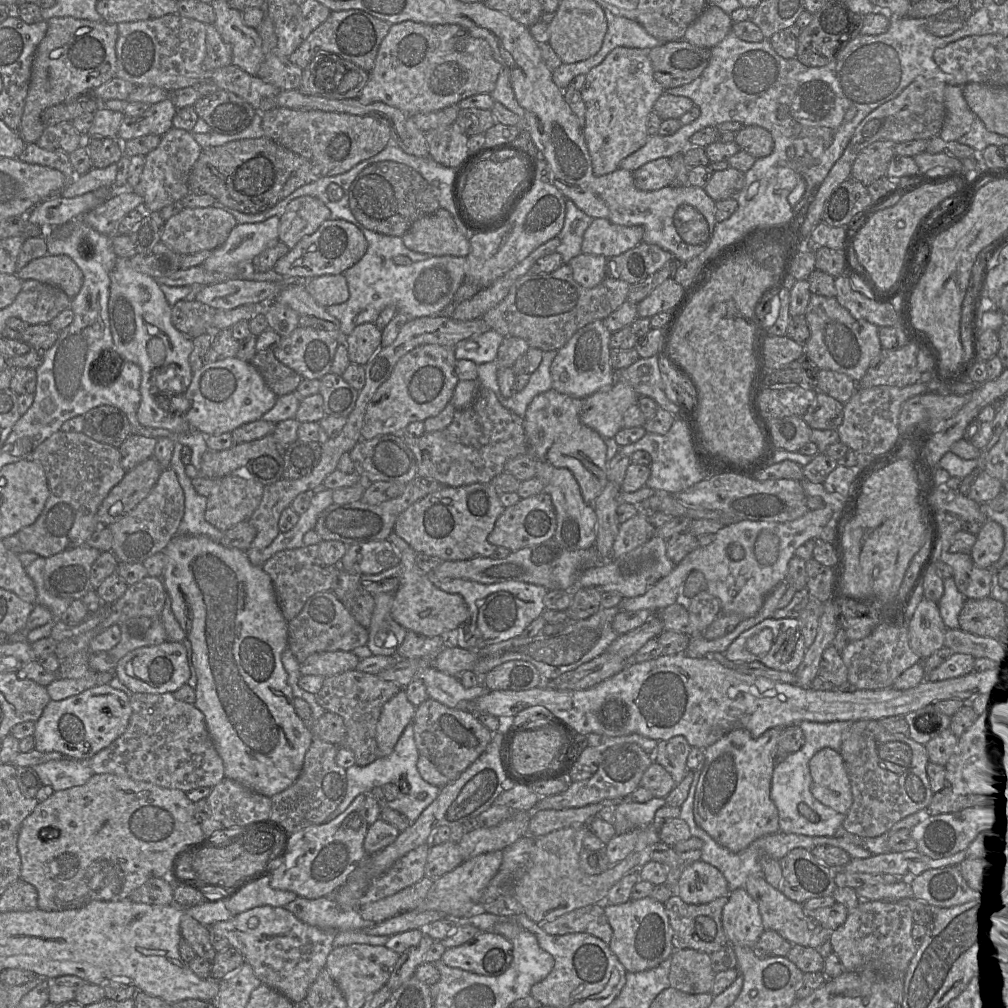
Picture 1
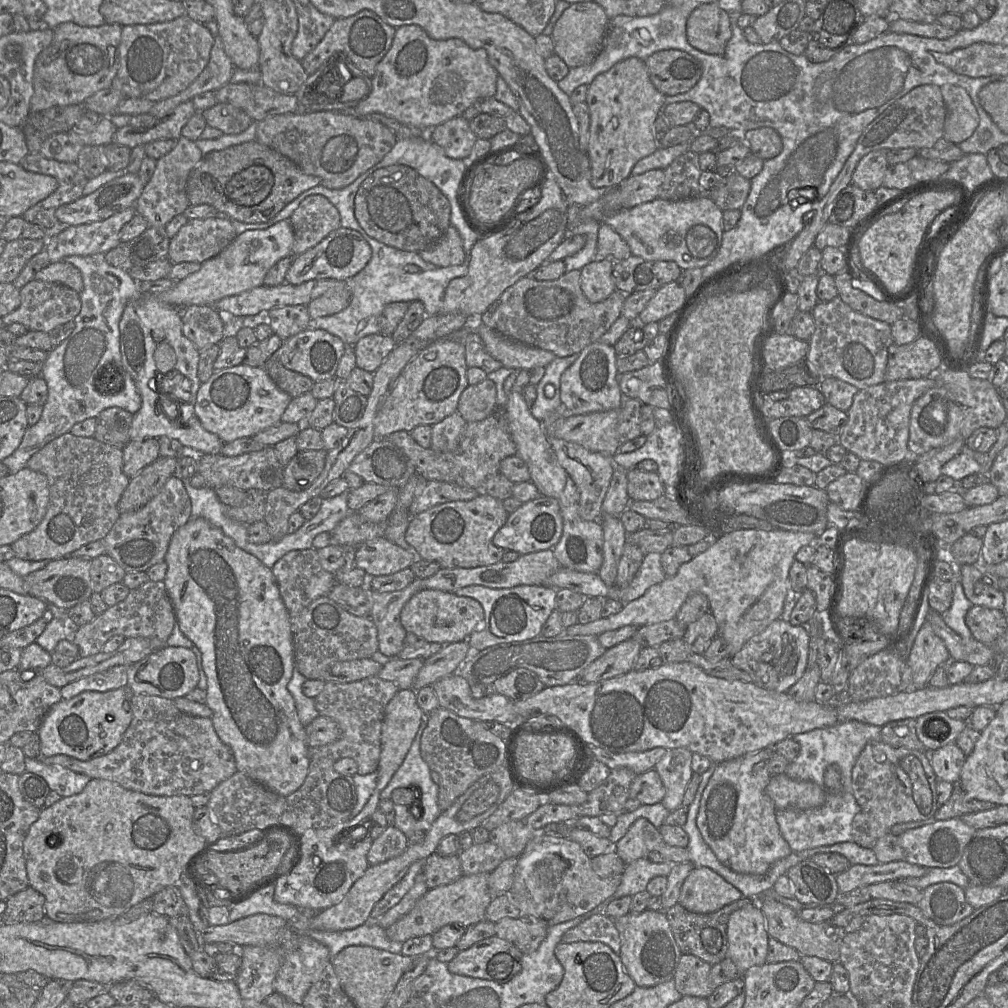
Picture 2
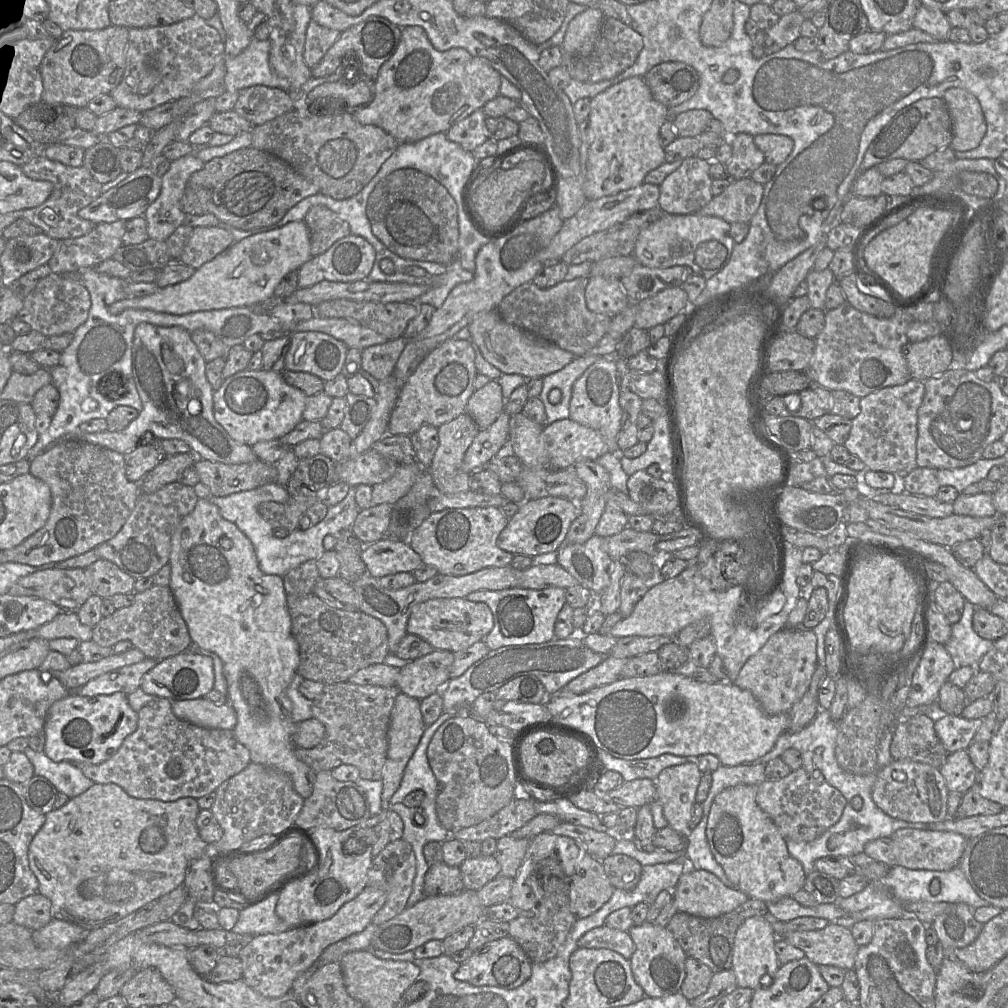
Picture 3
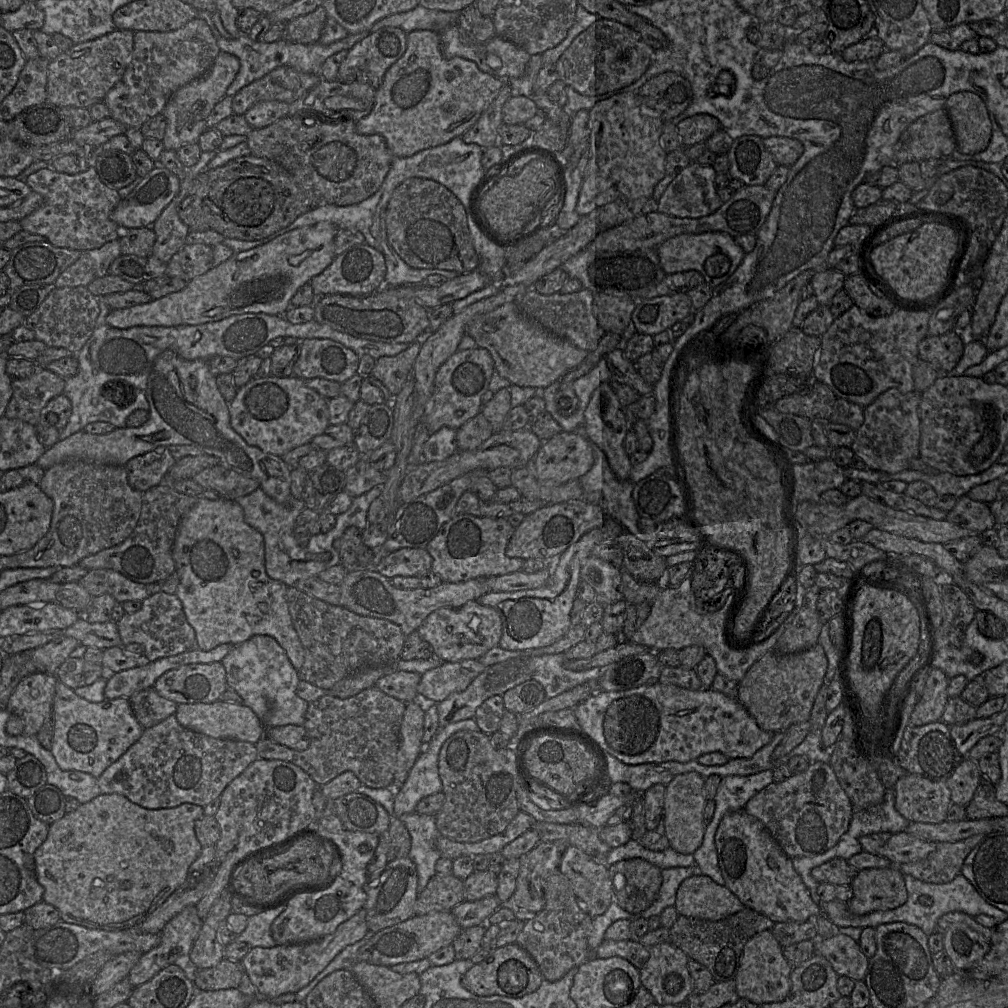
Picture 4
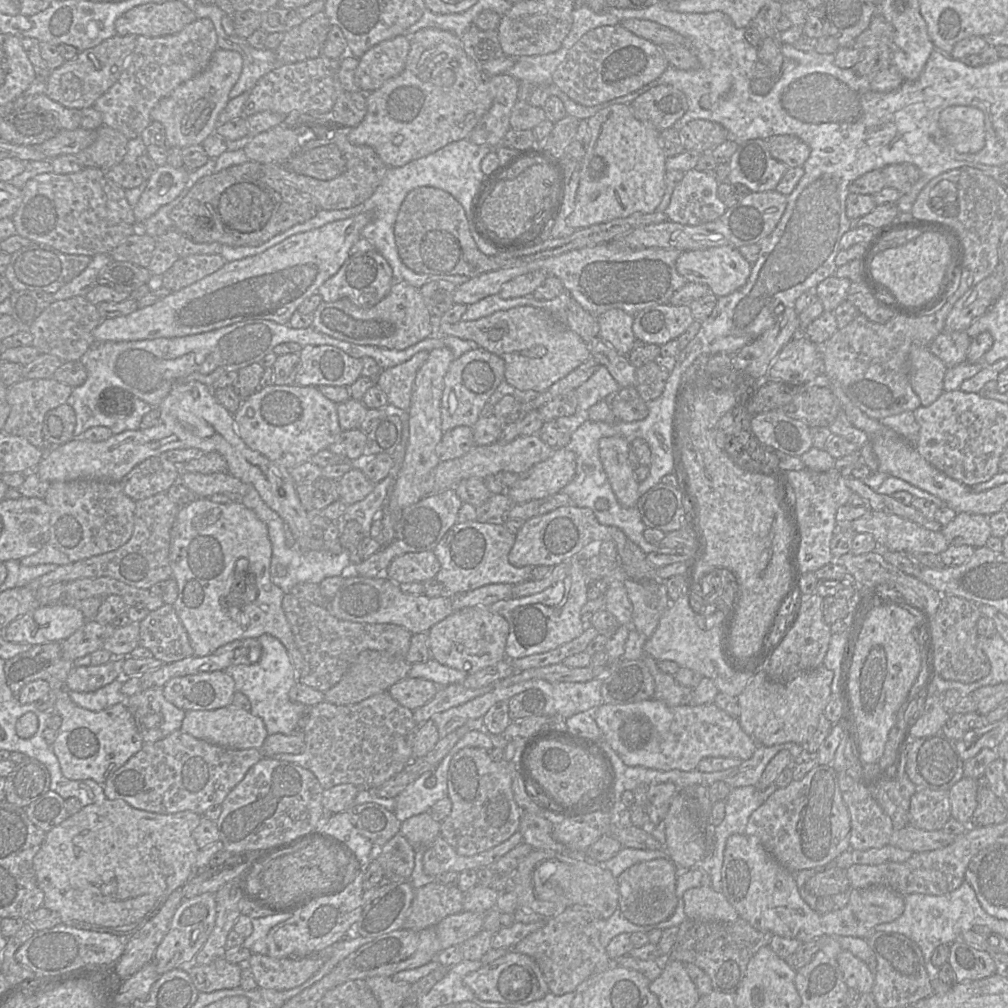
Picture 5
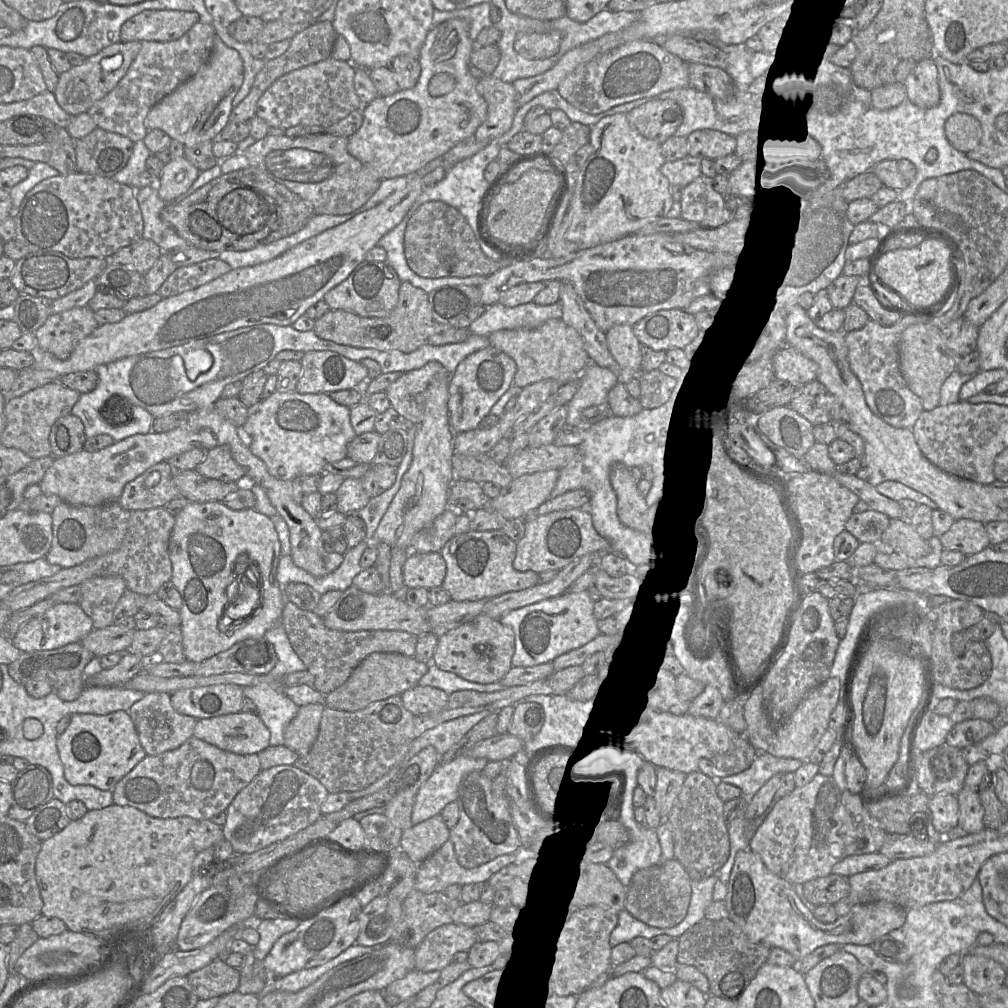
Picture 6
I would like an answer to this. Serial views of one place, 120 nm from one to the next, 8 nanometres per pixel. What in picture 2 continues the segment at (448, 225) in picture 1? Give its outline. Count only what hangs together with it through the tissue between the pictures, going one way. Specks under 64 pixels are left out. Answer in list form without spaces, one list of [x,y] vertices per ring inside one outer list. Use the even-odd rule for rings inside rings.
[[[452,225],[434,245],[419,252],[418,255],[437,267],[461,265],[466,261],[463,241]]]

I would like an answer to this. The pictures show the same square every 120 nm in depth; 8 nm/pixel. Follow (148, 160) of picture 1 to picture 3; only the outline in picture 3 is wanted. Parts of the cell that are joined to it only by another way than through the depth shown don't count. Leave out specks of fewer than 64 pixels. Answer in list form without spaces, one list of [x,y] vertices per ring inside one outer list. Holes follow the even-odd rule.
[[[195,152],[171,161],[168,171],[162,175],[159,196],[144,213],[149,238],[166,241],[183,224],[186,214],[181,209],[181,198],[186,183],[203,165]]]

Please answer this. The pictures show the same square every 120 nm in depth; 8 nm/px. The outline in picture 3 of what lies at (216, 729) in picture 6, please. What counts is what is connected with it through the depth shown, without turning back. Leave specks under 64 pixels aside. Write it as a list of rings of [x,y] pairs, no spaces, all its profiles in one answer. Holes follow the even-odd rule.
[[[205,698],[172,701],[172,711],[177,718],[205,728],[232,731],[237,722],[227,702],[216,704]]]

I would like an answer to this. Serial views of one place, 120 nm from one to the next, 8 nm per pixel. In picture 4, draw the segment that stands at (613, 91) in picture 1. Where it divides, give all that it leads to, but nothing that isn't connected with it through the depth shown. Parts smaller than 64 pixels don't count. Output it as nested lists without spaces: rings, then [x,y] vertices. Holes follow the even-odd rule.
[[[636,92],[616,94],[598,101],[589,110],[589,160],[578,195],[576,212],[580,216],[615,200],[629,201],[653,196],[656,184],[666,175],[667,152],[661,143],[664,122],[643,106]]]

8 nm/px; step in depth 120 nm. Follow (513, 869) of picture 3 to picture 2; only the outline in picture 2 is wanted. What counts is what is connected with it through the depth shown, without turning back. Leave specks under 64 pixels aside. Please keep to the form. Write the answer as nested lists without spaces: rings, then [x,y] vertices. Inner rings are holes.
[[[523,820],[509,821],[489,832],[490,841],[503,850],[506,858],[519,858],[535,834]]]

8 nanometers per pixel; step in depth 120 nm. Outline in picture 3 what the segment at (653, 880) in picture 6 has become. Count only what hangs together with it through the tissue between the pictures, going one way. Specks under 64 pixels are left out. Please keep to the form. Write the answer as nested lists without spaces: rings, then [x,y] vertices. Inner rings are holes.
[[[611,854],[601,861],[604,872],[615,889],[632,891],[642,873],[642,865],[624,854]]]

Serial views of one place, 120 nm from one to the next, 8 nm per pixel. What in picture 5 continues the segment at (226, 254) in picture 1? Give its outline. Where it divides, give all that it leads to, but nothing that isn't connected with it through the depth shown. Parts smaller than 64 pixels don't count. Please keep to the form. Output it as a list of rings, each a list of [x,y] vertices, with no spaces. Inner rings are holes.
[[[363,212],[344,220],[330,222],[317,229],[292,235],[261,253],[226,262],[214,273],[177,292],[172,292],[153,305],[137,309],[126,316],[102,319],[93,331],[94,343],[184,337],[213,331],[250,319],[288,324],[303,301],[318,293],[319,287],[338,272],[350,257],[352,246],[361,238],[362,229],[373,220],[373,212]]]

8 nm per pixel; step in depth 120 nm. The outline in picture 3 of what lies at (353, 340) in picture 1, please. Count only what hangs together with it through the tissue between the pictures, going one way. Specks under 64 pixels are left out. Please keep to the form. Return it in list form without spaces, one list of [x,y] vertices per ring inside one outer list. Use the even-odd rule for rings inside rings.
[[[400,337],[361,351],[361,367],[378,381],[393,375],[397,361],[407,343]]]

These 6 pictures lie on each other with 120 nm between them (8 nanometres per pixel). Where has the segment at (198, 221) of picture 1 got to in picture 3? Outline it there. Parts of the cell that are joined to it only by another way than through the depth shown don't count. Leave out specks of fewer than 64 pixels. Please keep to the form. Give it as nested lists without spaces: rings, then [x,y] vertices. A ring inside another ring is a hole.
[[[194,227],[182,250],[179,262],[198,269],[227,250],[234,242],[232,234],[224,227]]]

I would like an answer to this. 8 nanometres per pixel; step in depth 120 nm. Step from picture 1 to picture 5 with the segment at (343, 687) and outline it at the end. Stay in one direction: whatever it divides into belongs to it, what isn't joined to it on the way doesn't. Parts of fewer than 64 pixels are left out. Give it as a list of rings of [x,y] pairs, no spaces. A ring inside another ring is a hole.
[[[388,692],[375,694],[356,704],[335,705],[322,701],[307,708],[307,714],[302,718],[304,751],[300,754],[283,753],[273,758],[311,771],[324,790],[339,784],[353,784],[358,788],[358,792],[365,789],[376,790],[401,772],[411,761],[418,725],[414,720],[413,711],[400,705]]]

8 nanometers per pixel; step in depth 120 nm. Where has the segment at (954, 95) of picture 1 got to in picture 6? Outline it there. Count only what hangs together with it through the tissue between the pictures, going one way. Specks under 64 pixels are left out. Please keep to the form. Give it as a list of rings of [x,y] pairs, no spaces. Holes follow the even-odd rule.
[[[955,113],[946,120],[945,133],[951,145],[966,154],[979,145],[982,127],[974,116]]]

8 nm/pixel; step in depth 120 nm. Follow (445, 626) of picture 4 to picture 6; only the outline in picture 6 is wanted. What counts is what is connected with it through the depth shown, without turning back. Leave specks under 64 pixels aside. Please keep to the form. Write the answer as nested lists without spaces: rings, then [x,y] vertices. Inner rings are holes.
[[[485,614],[438,633],[438,643],[432,662],[441,670],[480,684],[499,682],[512,668],[515,651],[513,630]]]

